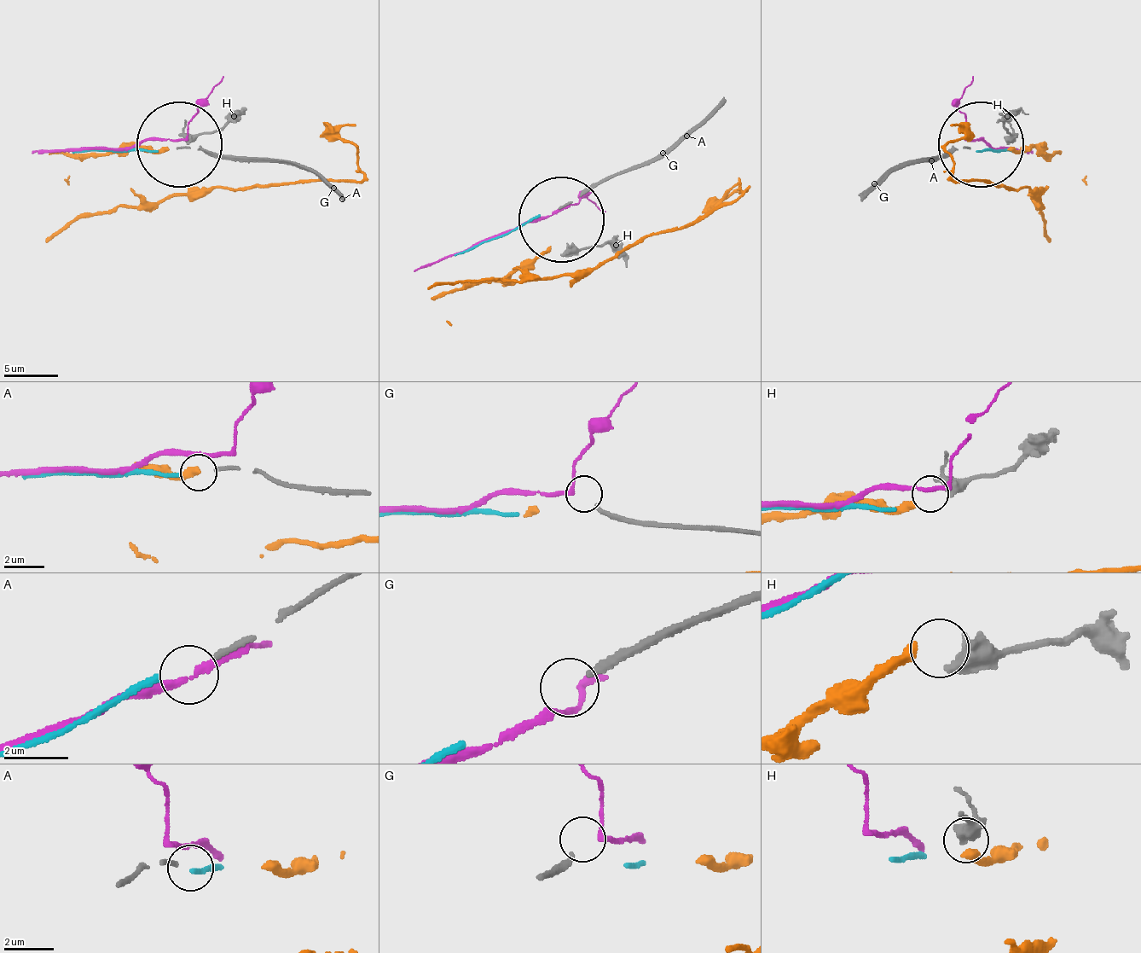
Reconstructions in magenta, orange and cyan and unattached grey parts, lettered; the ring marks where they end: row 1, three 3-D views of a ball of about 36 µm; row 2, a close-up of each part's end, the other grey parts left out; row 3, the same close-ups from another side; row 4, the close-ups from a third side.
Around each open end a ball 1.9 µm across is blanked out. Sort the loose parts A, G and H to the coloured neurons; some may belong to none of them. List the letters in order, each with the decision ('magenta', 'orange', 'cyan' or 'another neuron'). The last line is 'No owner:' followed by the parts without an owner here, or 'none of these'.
A: cyan
G: magenta
H: another neuron
No owner: H

